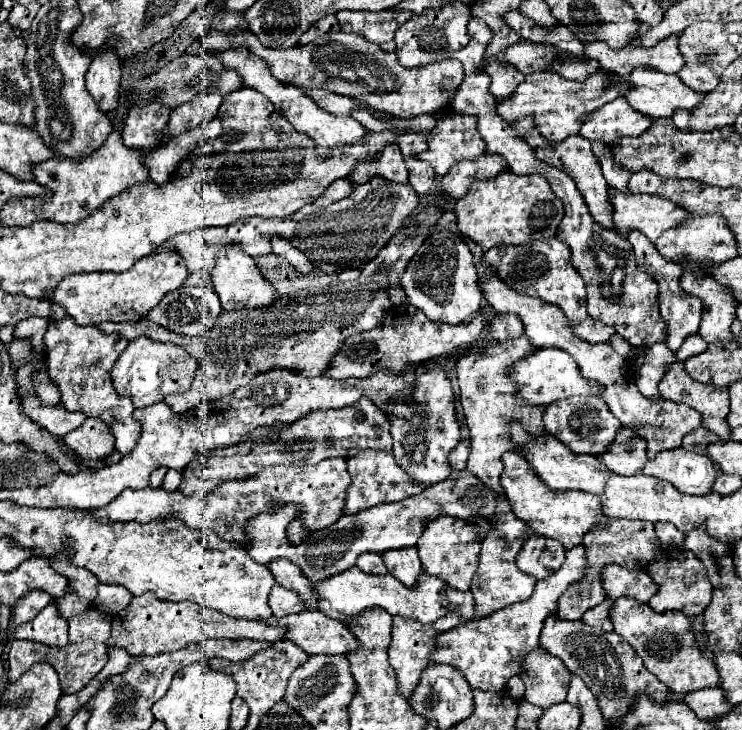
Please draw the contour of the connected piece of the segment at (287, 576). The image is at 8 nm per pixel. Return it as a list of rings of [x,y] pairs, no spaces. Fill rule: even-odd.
[[[274,559],[268,567],[278,585],[296,591],[300,595],[300,599],[304,599],[306,609],[314,609],[314,611],[318,609],[316,595],[312,595],[312,583],[302,575],[302,571],[298,567],[294,567],[288,559]]]

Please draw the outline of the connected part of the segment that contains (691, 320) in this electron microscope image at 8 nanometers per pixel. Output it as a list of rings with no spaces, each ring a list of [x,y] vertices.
[[[632,231],[630,239],[628,239],[634,247],[636,253],[636,263],[640,269],[652,273],[652,277],[658,281],[660,285],[660,315],[666,323],[666,345],[672,353],[676,353],[680,349],[680,345],[684,343],[684,339],[688,335],[698,333],[700,327],[700,315],[702,315],[702,301],[696,299],[694,295],[686,295],[686,291],[680,287],[680,279],[682,279],[682,267],[676,263],[668,263],[658,249],[640,233],[640,231]]]

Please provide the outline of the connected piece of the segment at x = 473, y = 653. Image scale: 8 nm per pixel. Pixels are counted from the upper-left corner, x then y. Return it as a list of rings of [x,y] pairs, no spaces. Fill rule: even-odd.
[[[584,545],[566,551],[566,559],[562,567],[548,579],[538,581],[534,593],[524,603],[516,603],[512,607],[504,607],[484,619],[468,621],[458,625],[446,633],[436,637],[436,649],[432,653],[430,665],[452,665],[456,667],[472,689],[480,691],[502,691],[510,677],[514,677],[520,669],[524,657],[538,645],[538,635],[544,627],[544,619],[558,609],[558,597],[566,591],[566,587],[584,577],[586,549]]]

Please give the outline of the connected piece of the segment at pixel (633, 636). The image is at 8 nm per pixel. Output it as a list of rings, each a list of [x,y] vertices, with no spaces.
[[[622,597],[616,599],[610,619],[614,623],[614,631],[634,647],[634,651],[644,661],[644,667],[662,683],[666,683],[670,691],[684,695],[696,689],[718,687],[718,669],[696,647],[690,621],[680,615],[680,611],[654,613],[646,603],[636,603],[634,599]]]

